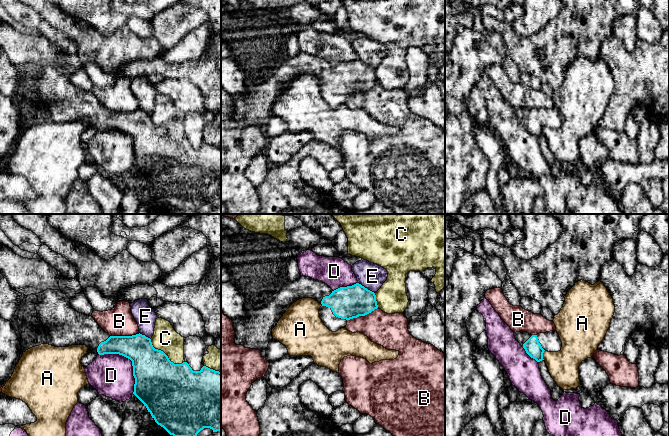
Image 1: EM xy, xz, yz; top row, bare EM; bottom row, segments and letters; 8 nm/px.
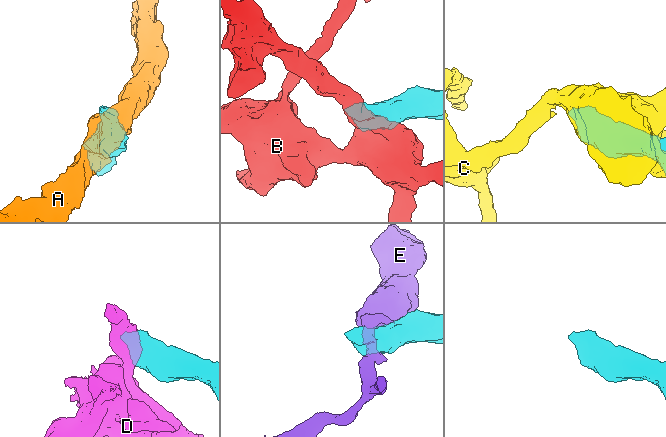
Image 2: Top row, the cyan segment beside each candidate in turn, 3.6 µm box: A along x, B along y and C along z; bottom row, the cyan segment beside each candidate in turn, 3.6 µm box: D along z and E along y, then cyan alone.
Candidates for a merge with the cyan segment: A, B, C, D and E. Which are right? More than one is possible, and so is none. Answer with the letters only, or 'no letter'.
no letter

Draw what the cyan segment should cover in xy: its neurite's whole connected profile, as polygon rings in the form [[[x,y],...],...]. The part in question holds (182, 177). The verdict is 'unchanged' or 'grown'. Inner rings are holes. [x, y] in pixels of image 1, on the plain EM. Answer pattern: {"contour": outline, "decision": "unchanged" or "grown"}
{"contour": [[[47,65],[34,71],[38,73],[35,83],[47,110],[47,120],[55,123],[86,121],[88,129],[119,130],[130,135],[135,154],[133,170],[144,180],[155,198],[170,211],[195,214],[204,204],[210,204],[213,208],[221,207],[221,148],[206,142],[203,142],[200,147],[193,147],[187,138],[174,140],[163,127],[153,123],[150,114],[140,109],[132,112],[110,112],[92,92],[79,89],[73,85],[70,81],[70,75],[61,66]]], "decision": "grown"}

